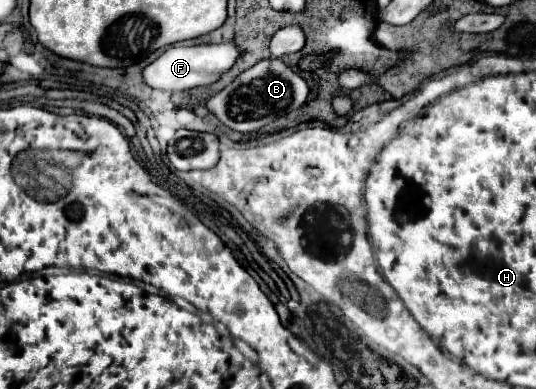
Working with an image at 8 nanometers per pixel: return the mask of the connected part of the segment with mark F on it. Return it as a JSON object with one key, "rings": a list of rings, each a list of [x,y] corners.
{"rings":[[[219,43],[219,45],[193,45],[193,47],[183,47],[183,45],[173,45],[169,47],[163,55],[159,55],[153,63],[149,63],[143,69],[143,81],[151,89],[161,89],[161,91],[187,91],[193,87],[207,87],[213,85],[225,71],[229,71],[237,59],[239,51],[235,43]]]}

